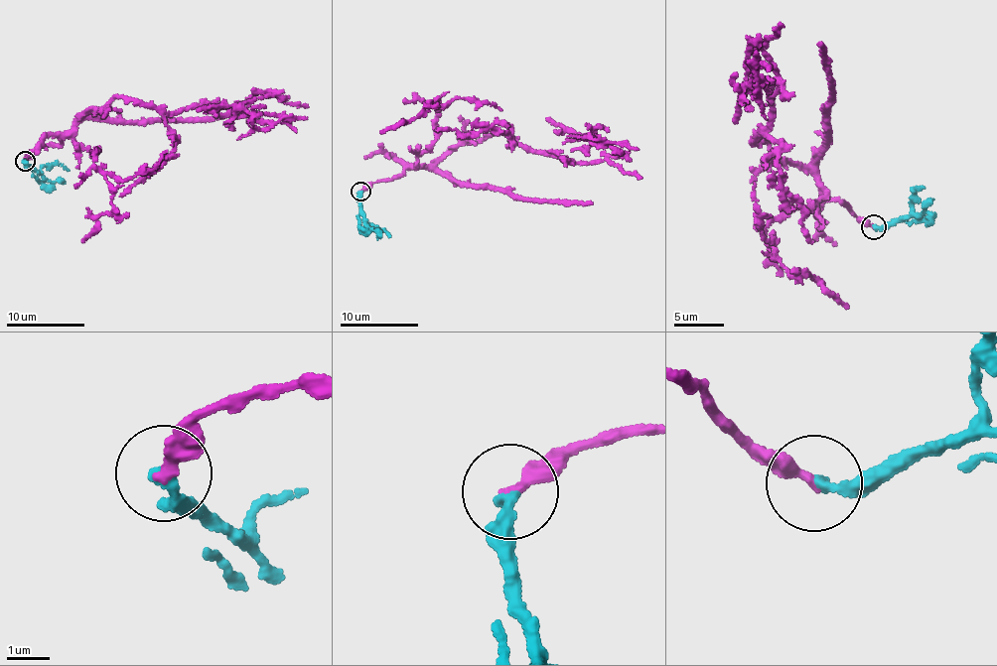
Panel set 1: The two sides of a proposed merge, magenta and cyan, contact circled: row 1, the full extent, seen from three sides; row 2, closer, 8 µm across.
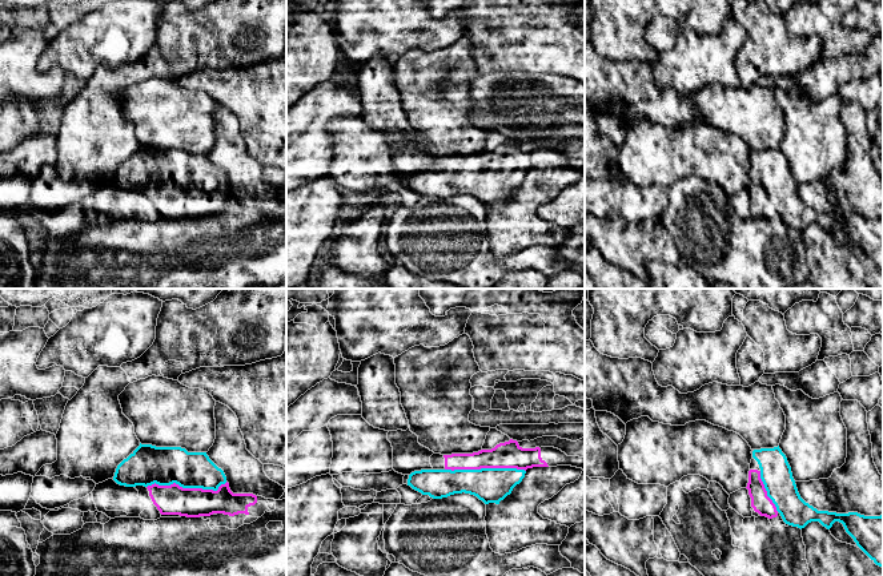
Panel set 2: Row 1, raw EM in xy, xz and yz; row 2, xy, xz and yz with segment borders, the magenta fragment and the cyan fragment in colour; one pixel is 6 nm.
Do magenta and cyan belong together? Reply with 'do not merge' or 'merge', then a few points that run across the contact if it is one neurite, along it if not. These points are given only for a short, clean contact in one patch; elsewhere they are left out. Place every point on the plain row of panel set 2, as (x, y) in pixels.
merge

